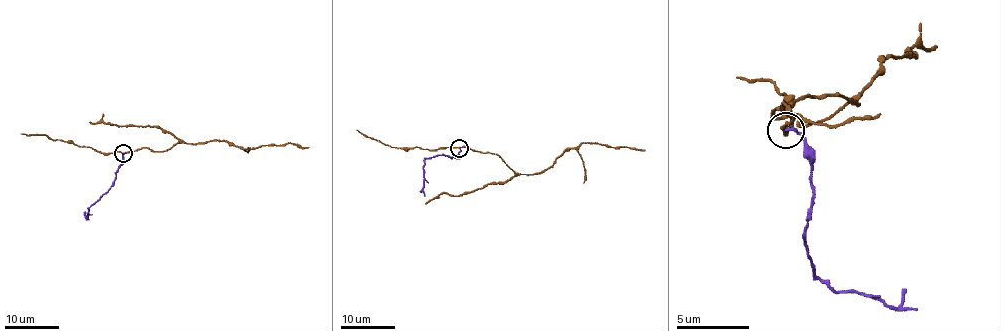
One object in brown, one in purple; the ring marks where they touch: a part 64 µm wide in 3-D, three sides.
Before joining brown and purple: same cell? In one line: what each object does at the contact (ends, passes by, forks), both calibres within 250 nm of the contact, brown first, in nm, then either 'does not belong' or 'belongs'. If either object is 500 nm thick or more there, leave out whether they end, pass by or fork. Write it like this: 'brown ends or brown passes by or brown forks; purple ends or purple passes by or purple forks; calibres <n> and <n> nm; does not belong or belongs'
brown passes by; purple ends; calibres 140 and 170 nm; does not belong

